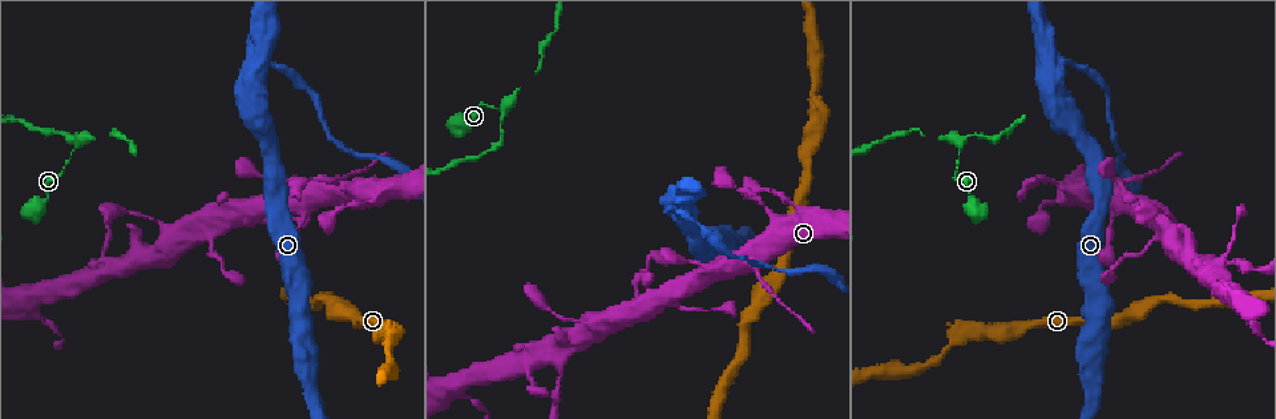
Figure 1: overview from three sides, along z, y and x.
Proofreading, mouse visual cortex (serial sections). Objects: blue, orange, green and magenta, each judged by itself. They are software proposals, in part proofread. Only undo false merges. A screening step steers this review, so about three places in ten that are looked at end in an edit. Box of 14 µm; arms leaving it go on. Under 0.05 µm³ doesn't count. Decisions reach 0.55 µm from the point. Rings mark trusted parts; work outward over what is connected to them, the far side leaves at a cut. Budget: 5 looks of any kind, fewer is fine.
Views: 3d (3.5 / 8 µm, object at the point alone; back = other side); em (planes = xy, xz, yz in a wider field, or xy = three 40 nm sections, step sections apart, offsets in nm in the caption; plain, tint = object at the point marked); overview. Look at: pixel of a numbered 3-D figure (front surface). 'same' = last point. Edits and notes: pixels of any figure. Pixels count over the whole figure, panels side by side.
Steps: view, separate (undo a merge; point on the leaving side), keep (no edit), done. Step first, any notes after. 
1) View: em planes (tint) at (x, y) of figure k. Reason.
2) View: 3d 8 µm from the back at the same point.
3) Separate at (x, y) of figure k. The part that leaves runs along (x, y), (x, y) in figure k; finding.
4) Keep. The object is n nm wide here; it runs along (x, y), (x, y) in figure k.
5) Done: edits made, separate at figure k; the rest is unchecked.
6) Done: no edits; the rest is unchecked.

View: 3d 3.5 µm at (756, 269) of figure 1. Sudden change in width.

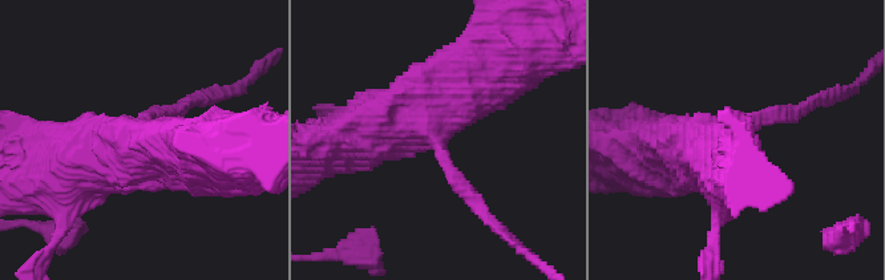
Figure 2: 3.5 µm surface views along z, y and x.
View: em planes (tint) at (433, 135) of figure 2.

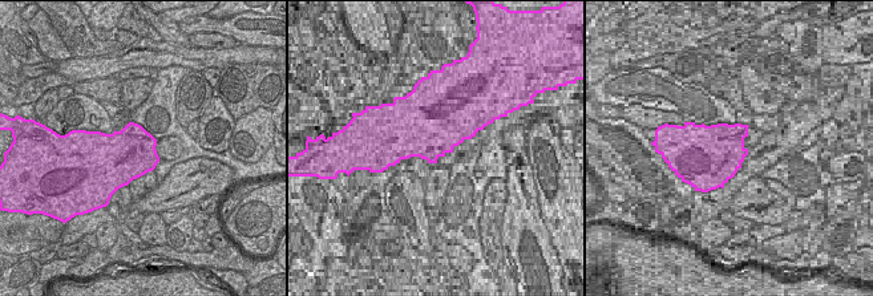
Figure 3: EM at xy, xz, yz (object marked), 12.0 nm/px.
Separate at (455, 179) of figure 2. Two cells meet here.

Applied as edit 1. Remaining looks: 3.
View: overview.

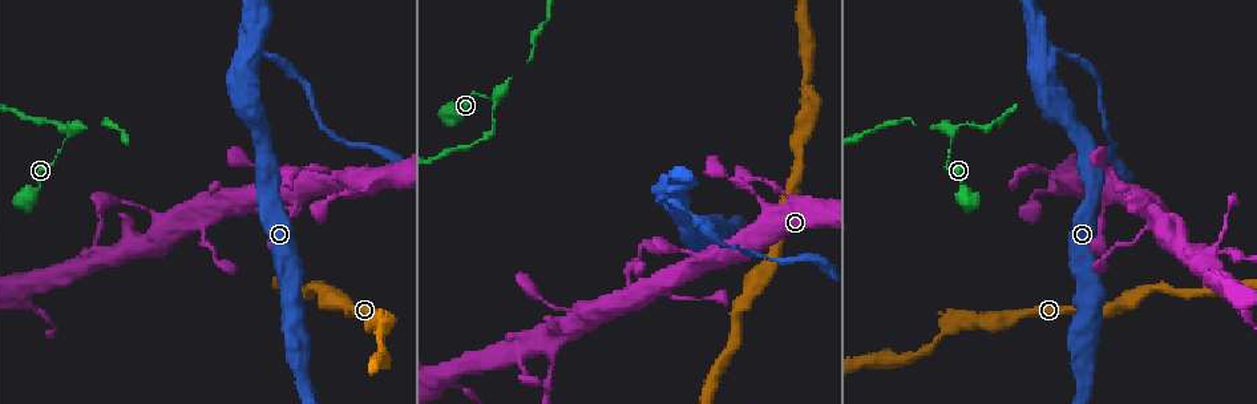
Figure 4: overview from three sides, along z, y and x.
View: 3d 3.5 µm at (1106, 165) of figure 4. Thick turns thin.

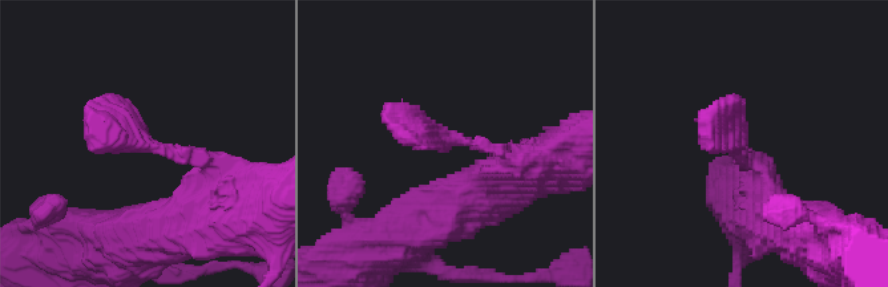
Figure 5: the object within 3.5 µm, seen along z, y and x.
View: em xy step 3 (tint) at (465, 139) of figure 5. Shape alone is not enough.

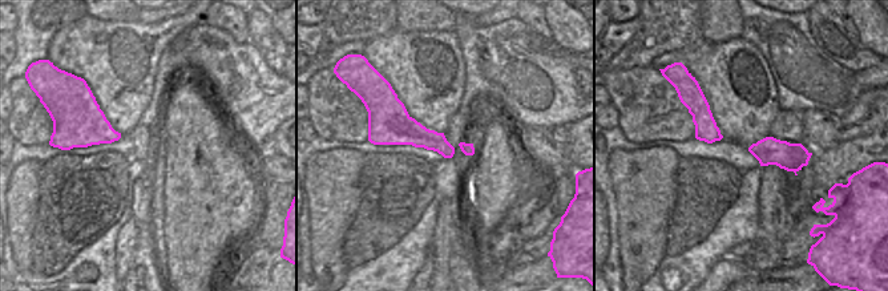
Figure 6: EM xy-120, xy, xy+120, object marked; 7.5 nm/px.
Keep. It runs along (239, 186), (92, 113) in figure 5; all the same cell.

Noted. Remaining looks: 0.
Done: edits made, separate at figure 2; the rest is unchecked.

